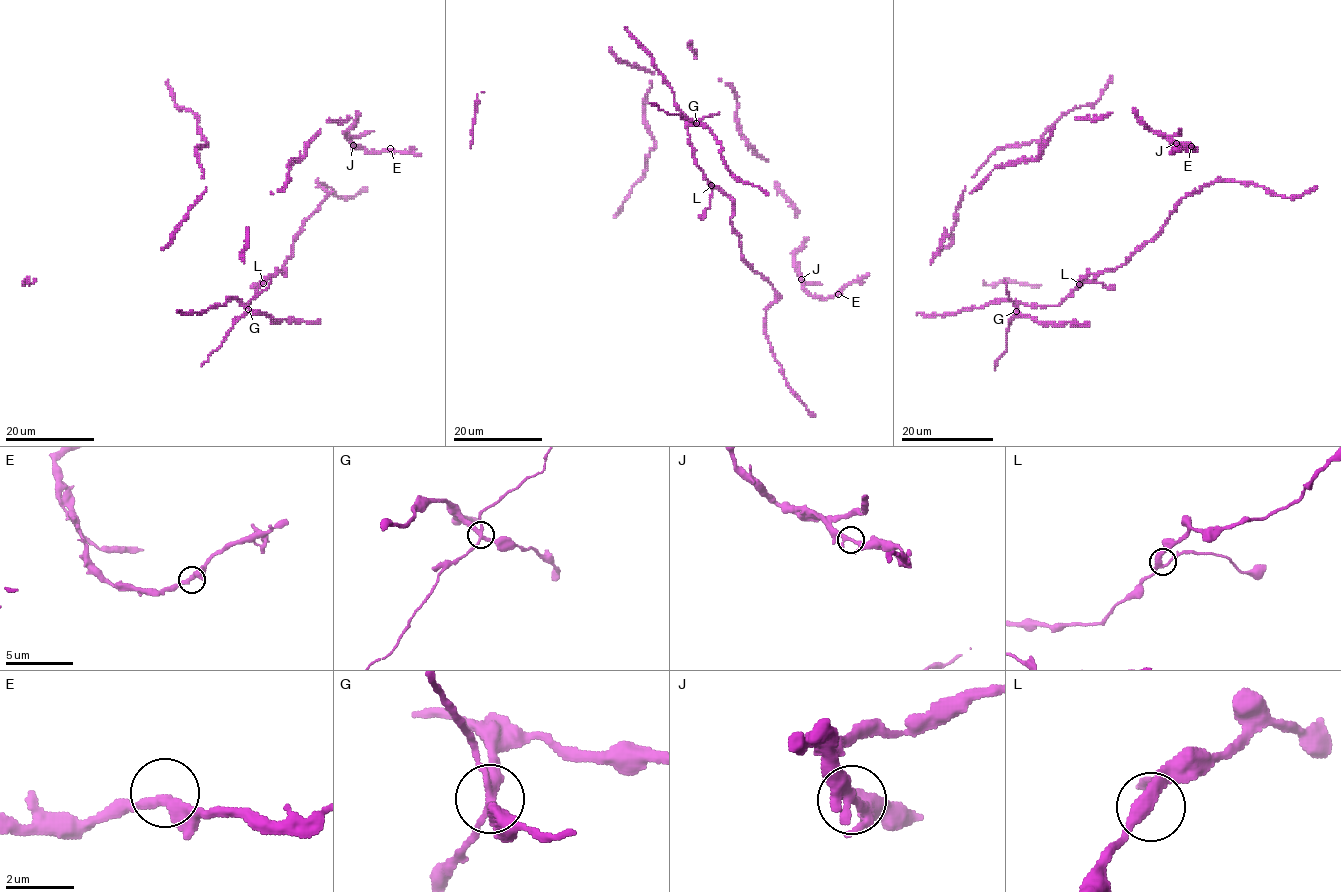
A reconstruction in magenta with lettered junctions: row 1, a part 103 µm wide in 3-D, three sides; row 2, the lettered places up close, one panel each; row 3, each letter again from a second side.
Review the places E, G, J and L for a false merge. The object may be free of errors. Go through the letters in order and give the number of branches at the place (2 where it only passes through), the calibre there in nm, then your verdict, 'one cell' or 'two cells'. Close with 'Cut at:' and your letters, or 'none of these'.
E: branches 3; calibre 280 nm; one cell
G: branches 4; calibre 240 nm; two cells
J: branches 4; calibre 220 nm; one cell
L: branches 3; calibre 340 nm; one cell
Cut at: G

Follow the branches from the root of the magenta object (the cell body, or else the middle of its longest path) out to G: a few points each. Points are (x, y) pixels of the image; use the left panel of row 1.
G: (256, 294), (246, 304), (239, 301), (248, 308)

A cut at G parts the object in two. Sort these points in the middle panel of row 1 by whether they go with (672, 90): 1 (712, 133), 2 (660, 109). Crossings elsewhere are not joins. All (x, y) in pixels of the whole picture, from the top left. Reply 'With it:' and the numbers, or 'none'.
With it: 1

